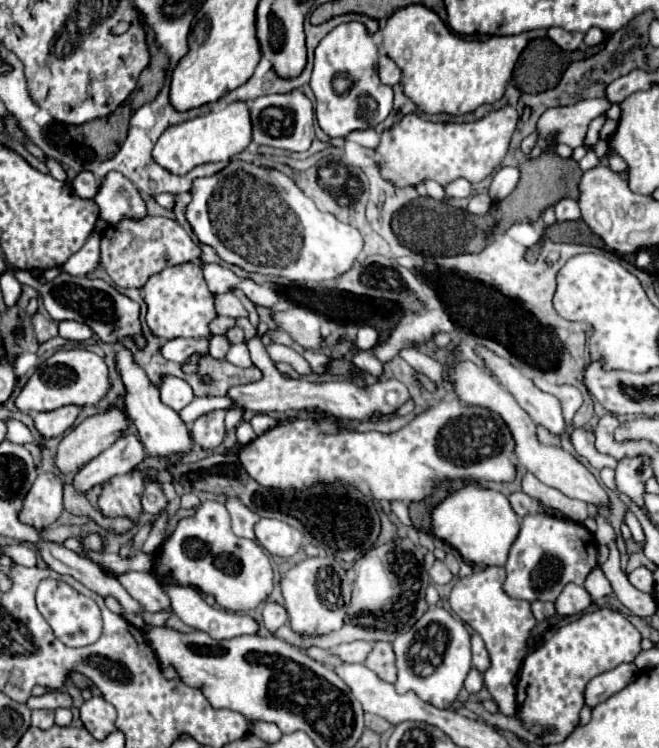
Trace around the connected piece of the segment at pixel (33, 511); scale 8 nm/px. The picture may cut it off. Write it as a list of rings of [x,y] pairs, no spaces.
[[[53,472],[39,474],[19,510],[19,520],[37,530],[49,528],[63,512],[63,480]]]

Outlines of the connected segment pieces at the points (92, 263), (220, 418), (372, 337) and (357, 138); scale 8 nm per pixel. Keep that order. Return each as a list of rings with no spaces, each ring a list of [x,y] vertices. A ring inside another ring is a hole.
[[[93,232],[89,236],[89,240],[83,244],[83,248],[79,252],[75,252],[63,264],[63,270],[73,276],[85,276],[85,274],[93,272],[99,264],[99,240],[101,240],[101,236],[97,232]]]
[[[215,410],[197,418],[191,426],[195,444],[205,450],[217,448],[225,438],[225,410]]]
[[[363,326],[363,328],[359,328],[359,332],[357,332],[355,346],[361,348],[361,350],[369,350],[369,348],[373,348],[373,346],[377,344],[377,338],[379,338],[379,334],[377,334],[373,328]]]
[[[367,128],[367,130],[353,130],[345,136],[345,140],[351,140],[351,142],[357,142],[361,146],[367,146],[367,148],[375,148],[377,146],[377,140],[379,140],[379,134],[373,130],[373,128]]]

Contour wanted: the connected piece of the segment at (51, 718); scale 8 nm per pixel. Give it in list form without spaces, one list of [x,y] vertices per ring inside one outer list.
[[[33,710],[33,720],[31,720],[31,726],[37,726],[37,728],[51,728],[55,724],[55,714],[53,710]]]

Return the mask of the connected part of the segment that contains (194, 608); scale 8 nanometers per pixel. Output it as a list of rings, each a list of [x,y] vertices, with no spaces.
[[[169,584],[165,586],[165,592],[171,598],[173,612],[177,616],[183,616],[185,624],[209,634],[213,640],[257,632],[257,622],[253,618],[247,614],[233,614],[223,608],[209,606],[197,588]]]

